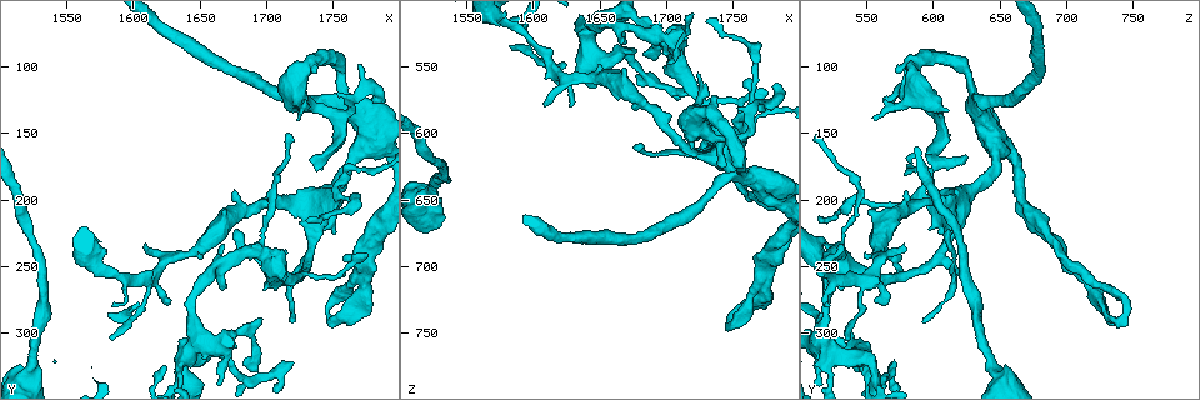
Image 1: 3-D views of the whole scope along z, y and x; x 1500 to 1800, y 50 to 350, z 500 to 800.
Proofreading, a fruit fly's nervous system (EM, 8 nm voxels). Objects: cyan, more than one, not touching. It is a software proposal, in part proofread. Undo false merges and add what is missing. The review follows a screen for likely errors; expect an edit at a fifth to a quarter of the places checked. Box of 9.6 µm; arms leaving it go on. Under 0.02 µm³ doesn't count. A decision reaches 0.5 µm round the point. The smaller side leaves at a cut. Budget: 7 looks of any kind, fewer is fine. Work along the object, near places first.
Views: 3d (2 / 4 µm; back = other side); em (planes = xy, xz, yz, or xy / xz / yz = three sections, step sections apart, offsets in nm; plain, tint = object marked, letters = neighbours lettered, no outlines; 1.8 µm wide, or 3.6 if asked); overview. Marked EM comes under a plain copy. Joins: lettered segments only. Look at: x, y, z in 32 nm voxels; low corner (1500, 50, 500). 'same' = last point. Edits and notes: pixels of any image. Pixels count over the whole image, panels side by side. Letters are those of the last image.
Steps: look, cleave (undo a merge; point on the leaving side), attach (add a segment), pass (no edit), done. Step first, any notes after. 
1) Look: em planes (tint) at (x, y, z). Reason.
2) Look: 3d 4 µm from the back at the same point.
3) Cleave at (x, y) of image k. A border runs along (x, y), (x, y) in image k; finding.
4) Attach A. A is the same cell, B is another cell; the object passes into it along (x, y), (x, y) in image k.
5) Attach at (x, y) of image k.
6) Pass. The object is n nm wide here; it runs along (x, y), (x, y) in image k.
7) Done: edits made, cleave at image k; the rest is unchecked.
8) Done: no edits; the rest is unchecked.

Look: em planes (letters) at (1748, 290, 744). Touches itself.

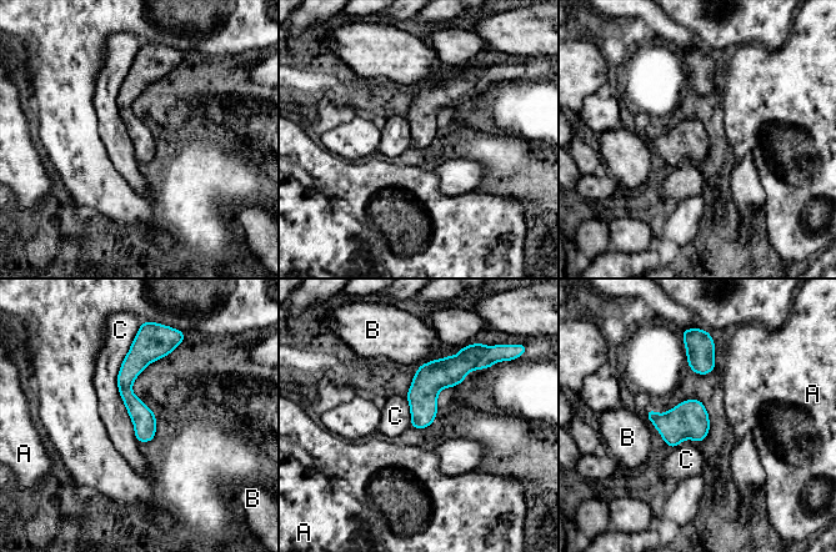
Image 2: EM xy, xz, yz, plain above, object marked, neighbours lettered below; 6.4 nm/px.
Pass. The object is 150 nm wide here; A, B and C are other cells; a border runs along (136, 332), (118, 390), (139, 441) in image 2; continuous, no second neuron.

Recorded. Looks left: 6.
Look: em planes (tint) at (1744, 222, 596). Thick end.

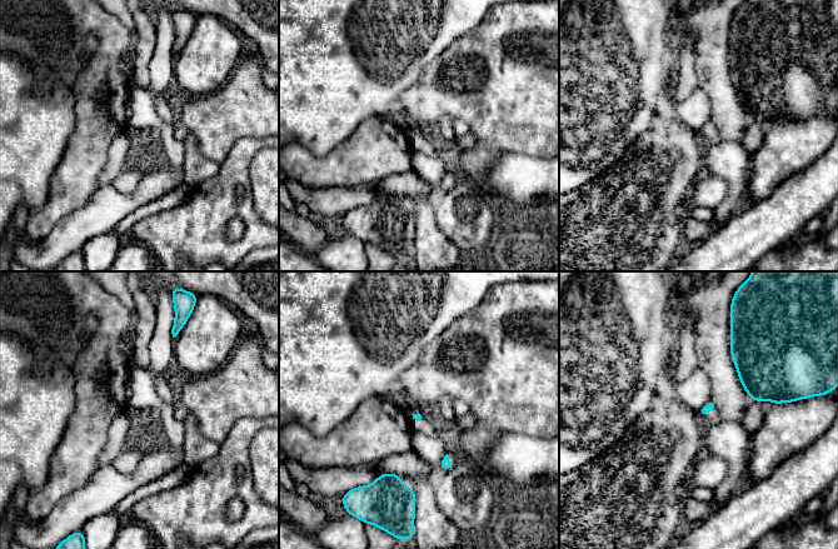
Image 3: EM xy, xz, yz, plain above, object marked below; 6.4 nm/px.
Look: em planes (letters) at the same point.

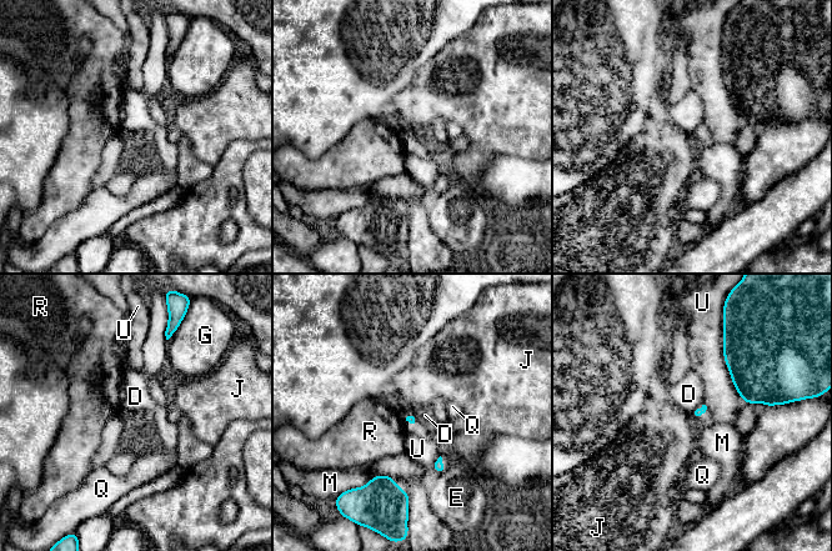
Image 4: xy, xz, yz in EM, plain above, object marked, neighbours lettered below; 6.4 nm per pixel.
Pass. D, E, G, J, M, Q, R and U are other cells; none of them fits.

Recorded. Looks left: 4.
Look: 3d 2 µm at (1638, 334, 558). Abrupt turn.

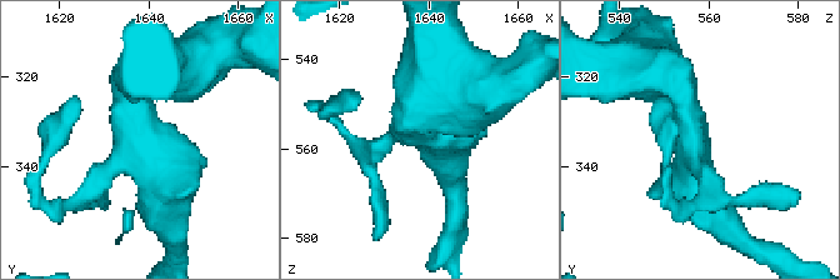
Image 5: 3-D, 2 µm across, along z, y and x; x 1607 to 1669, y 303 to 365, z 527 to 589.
Look: em planes (letters) at (1639, 334, 557).

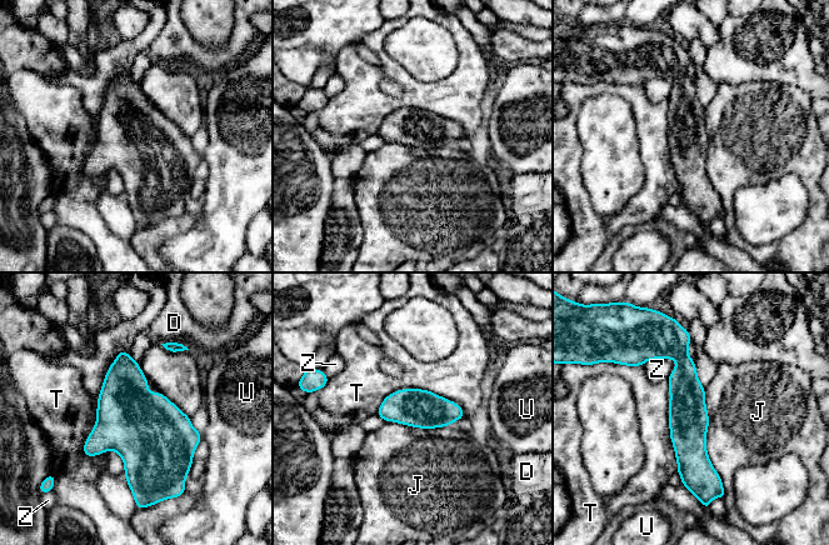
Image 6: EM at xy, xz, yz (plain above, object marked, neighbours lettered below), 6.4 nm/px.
Pass. The object is 240 nm wide here; D, J, T, U and Z are other cells; a border runs along (703, 388), (707, 455), (725, 493) in image 6; one neuron here.

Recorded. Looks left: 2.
Done: no edits; the rest is unchecked.

